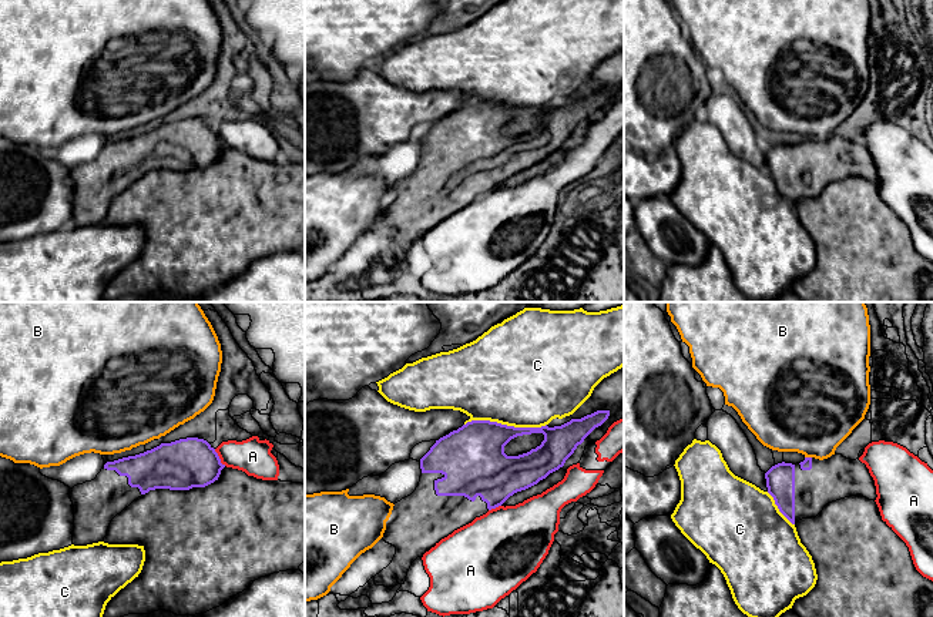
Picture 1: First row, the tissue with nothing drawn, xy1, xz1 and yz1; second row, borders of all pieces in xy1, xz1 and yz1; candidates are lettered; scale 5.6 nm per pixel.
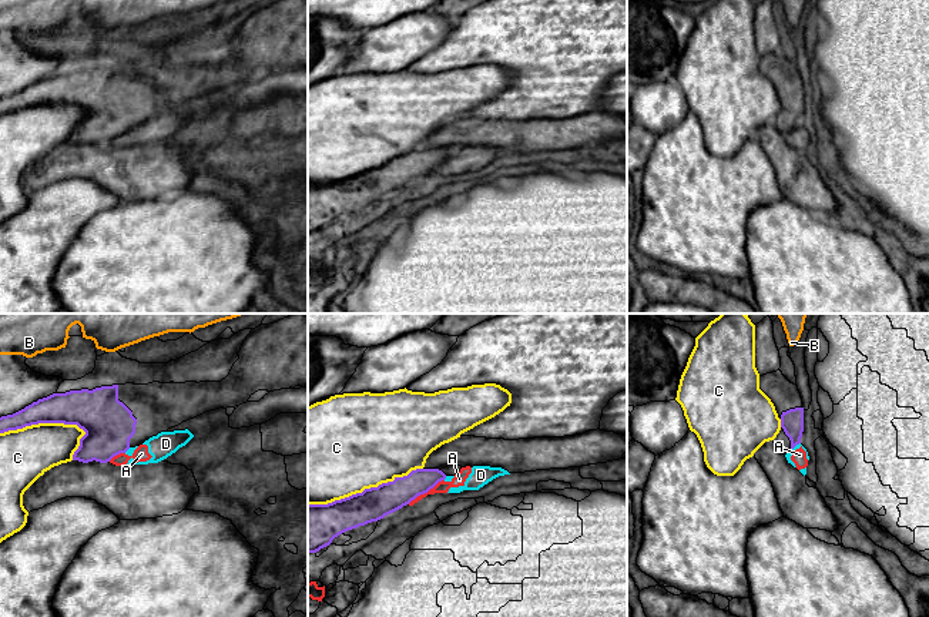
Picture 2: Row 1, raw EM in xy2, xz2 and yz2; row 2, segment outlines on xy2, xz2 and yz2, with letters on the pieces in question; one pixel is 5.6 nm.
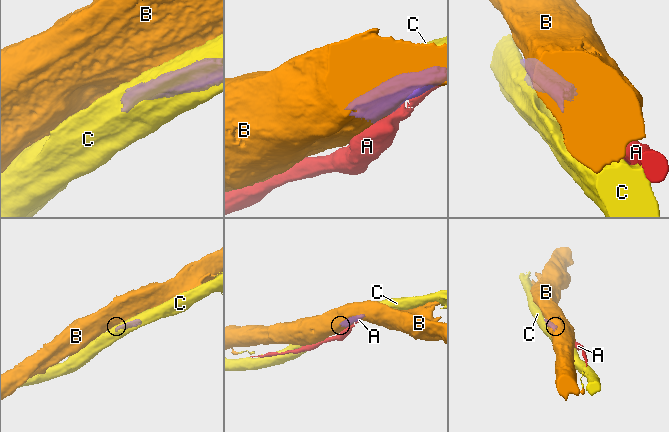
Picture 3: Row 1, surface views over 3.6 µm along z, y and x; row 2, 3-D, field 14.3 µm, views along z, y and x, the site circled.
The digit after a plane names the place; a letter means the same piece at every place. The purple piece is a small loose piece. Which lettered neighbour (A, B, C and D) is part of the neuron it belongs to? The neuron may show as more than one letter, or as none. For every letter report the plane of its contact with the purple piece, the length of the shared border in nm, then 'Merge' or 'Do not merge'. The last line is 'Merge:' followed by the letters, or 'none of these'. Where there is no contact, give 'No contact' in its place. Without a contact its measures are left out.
A: Touches purple in xz2. Shared border 240 nm. Do not merge
B: Touches purple in yz1. Shared border 40 nm. Do not merge
C: Touches purple in xz2. Shared border 700 nm. Do not merge
D: Touches purple in yz2. Shared border 70 nm. Do not merge
Merge: none of these

